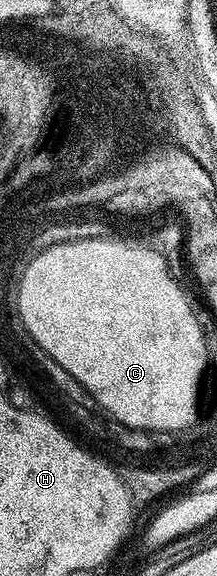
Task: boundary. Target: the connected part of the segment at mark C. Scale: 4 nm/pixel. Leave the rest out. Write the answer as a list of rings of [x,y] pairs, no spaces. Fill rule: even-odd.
[[[102,238],[99,240],[66,240],[64,242],[55,242],[50,248],[45,249],[37,257],[30,259],[29,264],[25,268],[21,282],[17,288],[17,313],[20,316],[22,325],[26,327],[28,332],[28,339],[38,344],[42,351],[46,352],[51,358],[63,366],[63,369],[67,370],[71,377],[77,379],[79,383],[93,396],[94,402],[98,409],[110,412],[114,416],[113,420],[118,424],[124,424],[128,428],[140,428],[145,429],[149,432],[170,432],[176,426],[176,424],[185,424],[185,421],[193,414],[193,401],[194,401],[194,388],[197,388],[197,372],[201,372],[201,338],[200,333],[197,331],[197,325],[194,323],[193,316],[189,314],[190,310],[193,309],[194,305],[191,300],[185,297],[183,289],[177,285],[177,276],[169,270],[167,262],[165,261],[164,255],[160,251],[157,252],[153,248],[148,248],[145,244],[132,244],[129,240],[113,240],[114,238]]]

